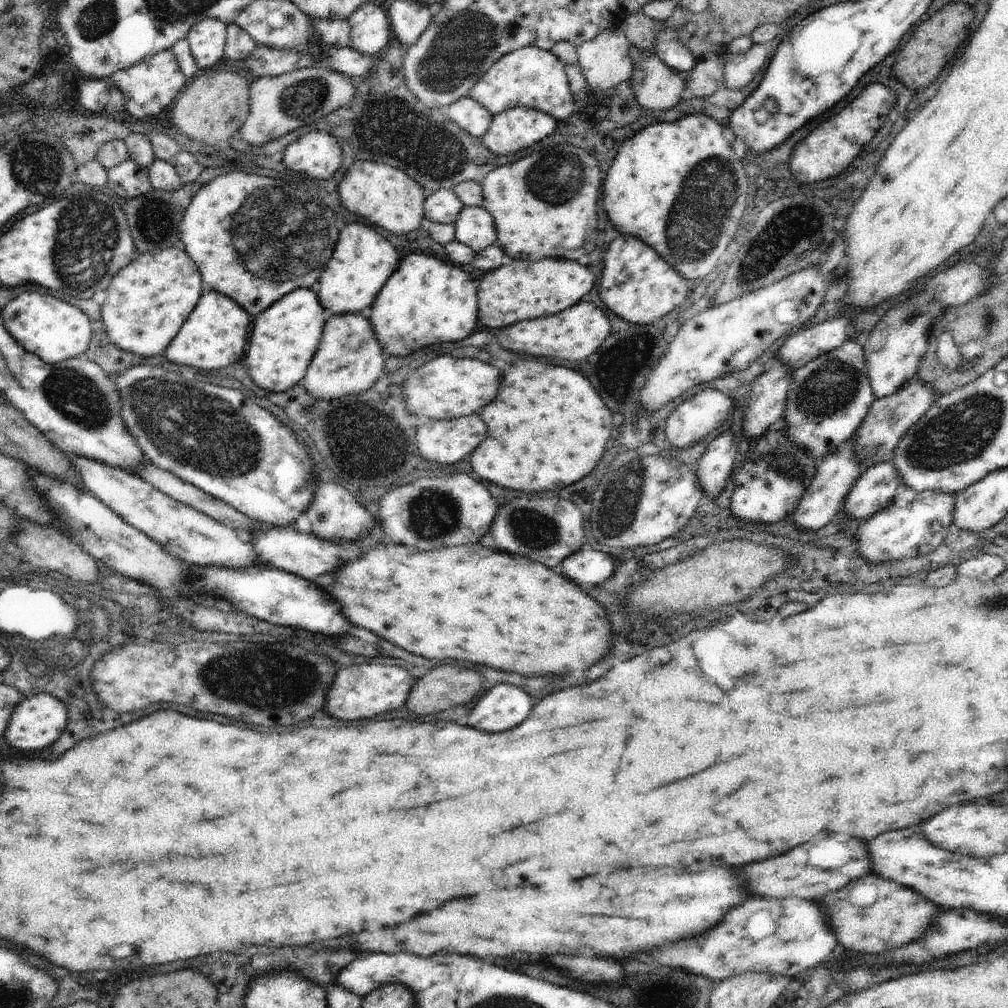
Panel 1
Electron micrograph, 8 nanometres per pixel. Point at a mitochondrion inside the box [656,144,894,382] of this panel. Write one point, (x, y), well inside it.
(694, 225)

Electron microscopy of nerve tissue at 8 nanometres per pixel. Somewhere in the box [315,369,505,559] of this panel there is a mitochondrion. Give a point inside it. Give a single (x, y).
(435, 514)

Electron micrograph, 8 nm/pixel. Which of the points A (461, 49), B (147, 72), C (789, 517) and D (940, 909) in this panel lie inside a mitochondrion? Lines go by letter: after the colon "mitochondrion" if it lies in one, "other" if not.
A: mitochondrion
B: other
C: other
D: other

